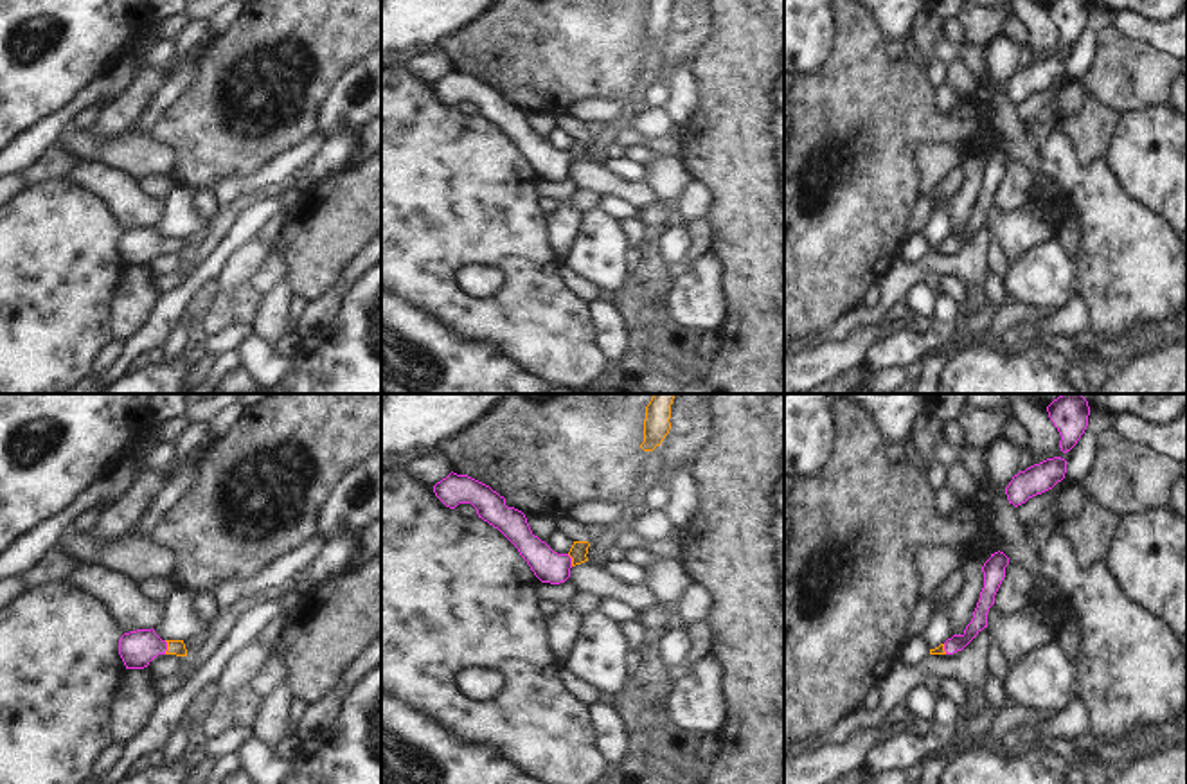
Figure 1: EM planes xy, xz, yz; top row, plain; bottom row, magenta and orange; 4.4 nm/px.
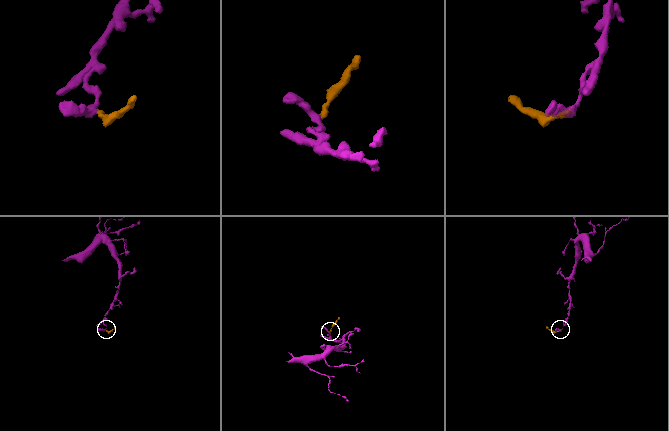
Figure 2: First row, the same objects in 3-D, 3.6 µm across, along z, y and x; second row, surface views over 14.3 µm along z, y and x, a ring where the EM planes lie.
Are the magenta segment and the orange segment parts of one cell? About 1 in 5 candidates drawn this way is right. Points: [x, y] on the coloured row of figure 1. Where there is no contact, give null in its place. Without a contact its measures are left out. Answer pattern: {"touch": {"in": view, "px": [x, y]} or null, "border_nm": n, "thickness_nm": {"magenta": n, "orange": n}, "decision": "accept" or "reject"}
{"touch": {"in": "xy", "px": [166, 648]}, "border_nm": 60, "thickness_nm": {"magenta": 160, "orange": 70}, "decision": "accept"}

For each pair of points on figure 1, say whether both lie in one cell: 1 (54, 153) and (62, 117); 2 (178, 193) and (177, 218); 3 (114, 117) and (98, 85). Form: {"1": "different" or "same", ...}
{"1": "different", "2": "same", "3": "different"}

